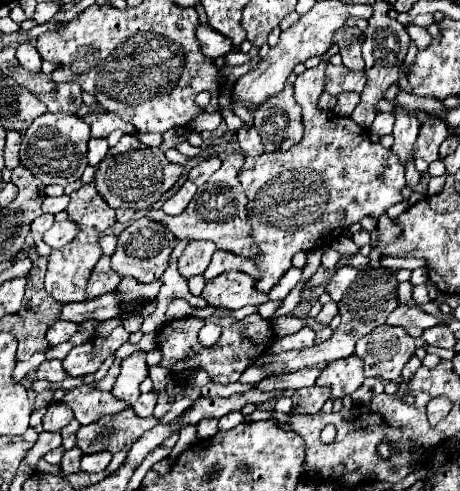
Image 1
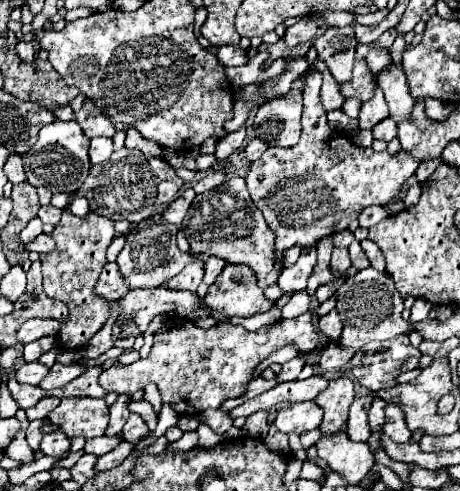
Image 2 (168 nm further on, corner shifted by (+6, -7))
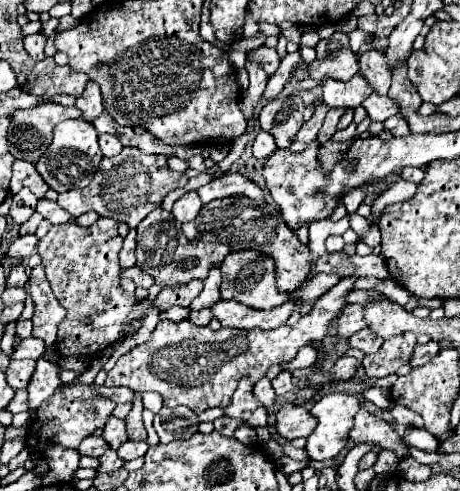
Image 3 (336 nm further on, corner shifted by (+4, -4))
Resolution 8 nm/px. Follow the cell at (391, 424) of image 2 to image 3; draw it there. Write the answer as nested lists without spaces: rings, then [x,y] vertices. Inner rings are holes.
[[[408,428],[406,430],[406,436],[404,436],[404,442],[406,444],[412,444],[424,452],[440,452],[440,442],[438,438],[434,438],[430,432],[422,432],[422,430],[416,430],[416,428]]]

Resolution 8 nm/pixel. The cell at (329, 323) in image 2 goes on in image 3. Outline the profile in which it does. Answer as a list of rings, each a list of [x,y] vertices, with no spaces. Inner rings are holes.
[[[348,304],[342,310],[342,316],[338,316],[338,334],[340,338],[350,338],[358,330],[368,328],[368,322],[364,320],[364,306],[362,304]]]

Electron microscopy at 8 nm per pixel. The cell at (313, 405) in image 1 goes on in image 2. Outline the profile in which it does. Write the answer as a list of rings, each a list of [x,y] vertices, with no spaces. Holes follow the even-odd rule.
[[[300,401],[278,411],[276,427],[282,433],[304,433],[316,429],[322,421],[322,409],[314,401]]]

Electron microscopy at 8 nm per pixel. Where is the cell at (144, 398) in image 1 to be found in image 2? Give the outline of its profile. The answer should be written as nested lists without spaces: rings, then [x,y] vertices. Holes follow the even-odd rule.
[[[130,413],[130,417],[128,417],[128,421],[126,421],[126,425],[124,425],[124,439],[126,441],[130,441],[130,443],[136,443],[138,439],[142,439],[146,433],[148,433],[150,429],[148,429],[148,425],[144,423],[144,419],[138,415],[138,413]]]

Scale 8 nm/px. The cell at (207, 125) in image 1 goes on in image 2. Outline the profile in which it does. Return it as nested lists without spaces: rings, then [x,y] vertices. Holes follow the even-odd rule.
[[[240,99],[235,101],[234,103],[234,110],[235,110],[235,117],[231,120],[227,121],[227,126],[225,130],[228,133],[237,131],[241,126],[243,126],[249,116],[250,111],[254,107],[253,104],[247,104]]]

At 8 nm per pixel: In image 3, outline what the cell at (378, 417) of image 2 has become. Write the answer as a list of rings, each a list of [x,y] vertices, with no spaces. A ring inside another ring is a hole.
[[[394,404],[392,410],[390,410],[390,414],[392,414],[392,418],[396,420],[396,424],[400,424],[400,426],[414,426],[414,428],[419,429],[424,428],[424,420],[422,420],[418,414],[414,414],[412,410],[404,408],[404,406]]]

